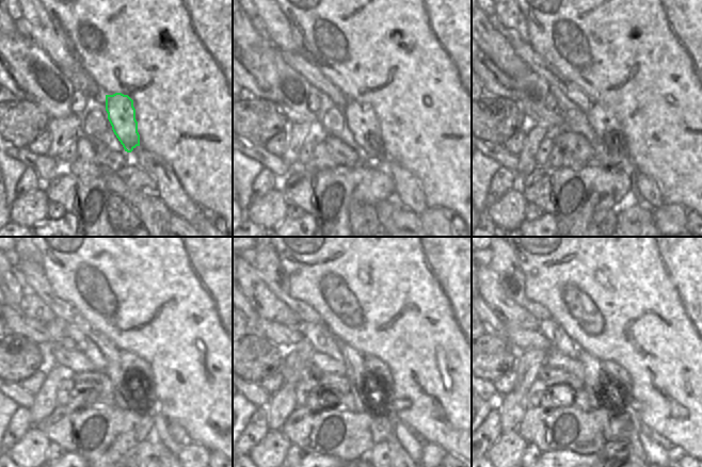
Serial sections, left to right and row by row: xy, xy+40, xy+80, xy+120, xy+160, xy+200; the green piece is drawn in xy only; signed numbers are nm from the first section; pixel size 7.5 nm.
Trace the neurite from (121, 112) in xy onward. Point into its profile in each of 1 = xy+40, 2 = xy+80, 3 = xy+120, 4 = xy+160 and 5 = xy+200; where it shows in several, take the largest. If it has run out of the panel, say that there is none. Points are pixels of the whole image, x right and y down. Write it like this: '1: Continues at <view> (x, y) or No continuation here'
1: Continues at xy+40 (361, 117)
2: Continues at xy+80 (603, 121)
3: Continues at xy+120 (133, 368)
4: Continues at xy+160 (370, 361)
5: Continues at xy+200 (622, 391).

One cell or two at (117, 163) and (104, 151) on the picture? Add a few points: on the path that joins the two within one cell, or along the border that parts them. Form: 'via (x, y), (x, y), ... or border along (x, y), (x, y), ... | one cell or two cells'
via (114, 161), (107, 155) | one cell

